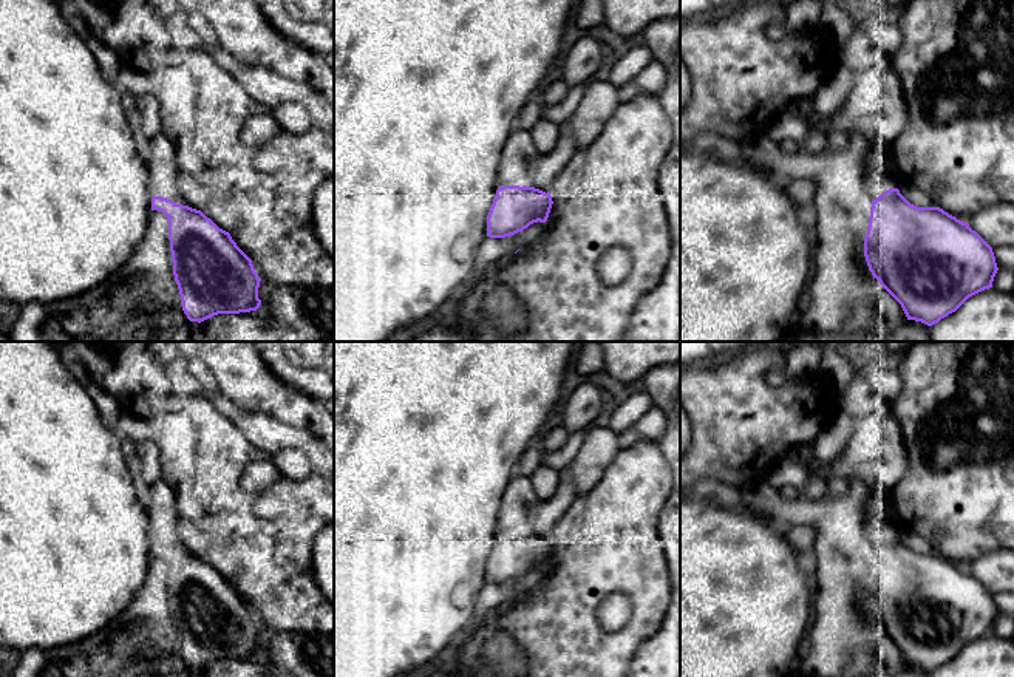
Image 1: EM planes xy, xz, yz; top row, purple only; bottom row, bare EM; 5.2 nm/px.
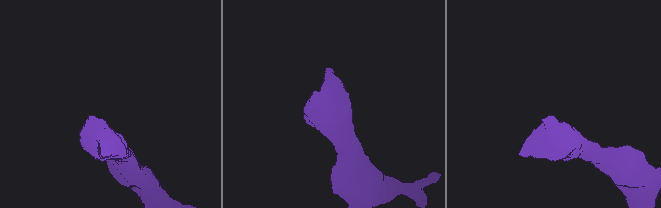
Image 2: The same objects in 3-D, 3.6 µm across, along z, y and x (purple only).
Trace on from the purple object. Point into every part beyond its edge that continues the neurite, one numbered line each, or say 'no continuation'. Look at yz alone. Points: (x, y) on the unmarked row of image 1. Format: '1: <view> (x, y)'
1: yz (878, 521)

